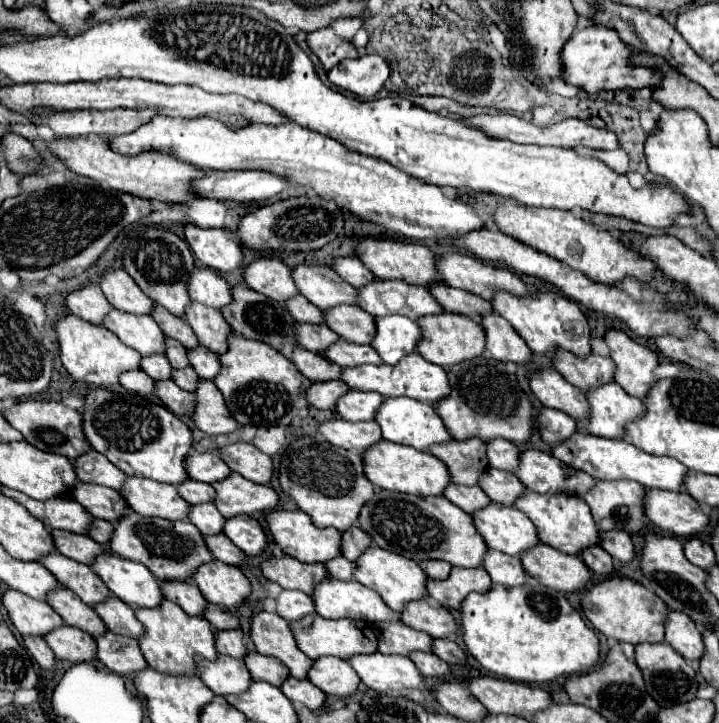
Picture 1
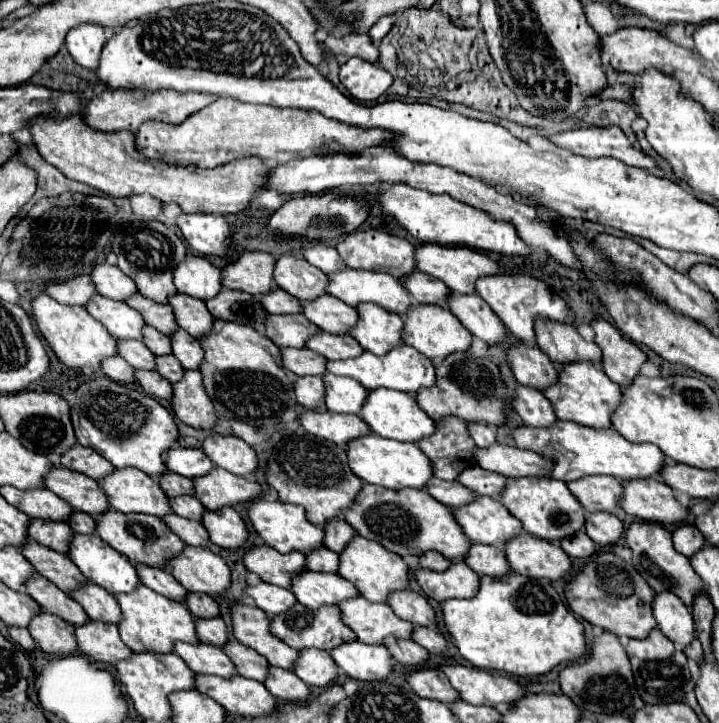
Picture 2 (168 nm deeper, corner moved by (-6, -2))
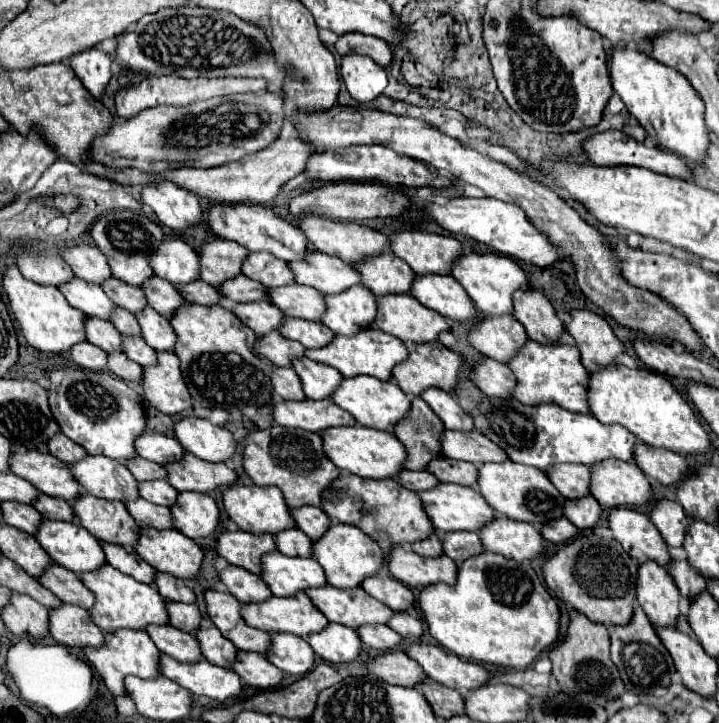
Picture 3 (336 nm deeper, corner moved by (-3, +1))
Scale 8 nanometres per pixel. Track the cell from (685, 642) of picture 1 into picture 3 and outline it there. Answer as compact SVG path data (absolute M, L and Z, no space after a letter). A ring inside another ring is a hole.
M648 561L638 569L636 597L652 625L676 627L680 617L680 591L664 567Z

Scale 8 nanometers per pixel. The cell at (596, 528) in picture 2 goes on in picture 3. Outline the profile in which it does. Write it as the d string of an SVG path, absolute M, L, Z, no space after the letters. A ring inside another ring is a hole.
M592 495L580 497L578 501L574 499L574 501L566 503L566 517L578 529L590 529L590 527L594 527L600 521L602 507L600 507L600 503L596 503L592 499Z

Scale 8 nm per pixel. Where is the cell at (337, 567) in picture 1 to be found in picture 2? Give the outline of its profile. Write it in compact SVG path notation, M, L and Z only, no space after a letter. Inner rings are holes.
M325 546L305 554L305 562L309 570L317 570L317 572L337 572L337 566L339 566L337 554L327 550Z

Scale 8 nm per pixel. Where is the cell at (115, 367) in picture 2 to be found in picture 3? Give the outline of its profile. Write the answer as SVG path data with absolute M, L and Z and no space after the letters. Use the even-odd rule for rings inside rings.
M88 341L74 345L70 355L84 369L108 371L108 353L100 351L100 347L92 347L92 343L88 343Z

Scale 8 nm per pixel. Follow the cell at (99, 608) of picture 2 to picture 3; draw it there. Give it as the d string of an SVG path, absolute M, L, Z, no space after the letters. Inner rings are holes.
M52 565L48 571L44 571L44 575L38 581L64 603L72 603L84 609L90 609L94 603L94 595L90 595L90 591L82 587L82 579L66 567Z

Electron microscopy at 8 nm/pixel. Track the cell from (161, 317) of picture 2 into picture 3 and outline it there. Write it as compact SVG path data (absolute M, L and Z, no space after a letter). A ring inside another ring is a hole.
M108 279L106 283L102 283L104 293L122 309L138 315L144 307L148 307L146 299L144 299L144 291L140 287L132 287L128 283L122 283L120 279Z

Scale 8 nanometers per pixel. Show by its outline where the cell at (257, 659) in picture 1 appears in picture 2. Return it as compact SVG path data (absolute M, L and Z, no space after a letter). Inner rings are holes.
M229 640L223 646L223 652L229 656L229 660L233 662L239 676L263 682L263 678L267 674L267 666L269 666L269 662L263 656L255 654L255 650L247 648L247 646L243 646L241 642L235 642L235 640Z

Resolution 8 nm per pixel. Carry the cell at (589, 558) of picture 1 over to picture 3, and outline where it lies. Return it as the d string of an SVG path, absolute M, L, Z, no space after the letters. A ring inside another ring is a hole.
M558 519L558 521L550 521L546 525L542 525L542 537L546 541L552 541L556 545L564 545L568 541L572 541L578 535L576 525L572 525L568 519Z

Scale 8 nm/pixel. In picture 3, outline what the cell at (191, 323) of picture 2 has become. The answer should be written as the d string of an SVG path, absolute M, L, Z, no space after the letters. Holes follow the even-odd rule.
M152 277L142 285L148 305L154 307L160 315L168 317L174 315L174 311L178 311L182 305L186 305L184 297L176 291L176 287L160 277Z

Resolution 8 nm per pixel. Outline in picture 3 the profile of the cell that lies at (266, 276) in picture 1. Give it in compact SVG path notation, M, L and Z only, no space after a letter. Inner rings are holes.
M216 239L200 247L198 255L202 265L200 279L214 287L220 287L220 283L242 275L240 263L244 263L244 259L248 257L248 249L240 247L240 243L234 241Z

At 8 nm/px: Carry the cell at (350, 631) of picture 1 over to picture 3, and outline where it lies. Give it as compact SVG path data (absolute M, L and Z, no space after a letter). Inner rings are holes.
M306 593L292 597L272 597L262 603L248 603L242 611L244 621L250 627L262 629L266 633L294 633L308 637L316 631L324 631L328 619L324 613L308 599Z

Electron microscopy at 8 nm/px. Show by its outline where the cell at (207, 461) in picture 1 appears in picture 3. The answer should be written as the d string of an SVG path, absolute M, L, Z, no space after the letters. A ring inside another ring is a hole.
M152 431L136 439L136 451L140 457L154 461L158 465L178 463L186 453L186 449L180 447L180 441L176 441L174 437L166 437L162 433L152 433Z

